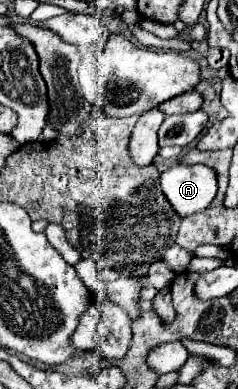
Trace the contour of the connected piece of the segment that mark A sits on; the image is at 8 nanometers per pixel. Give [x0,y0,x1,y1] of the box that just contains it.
[160,164,218,218]

